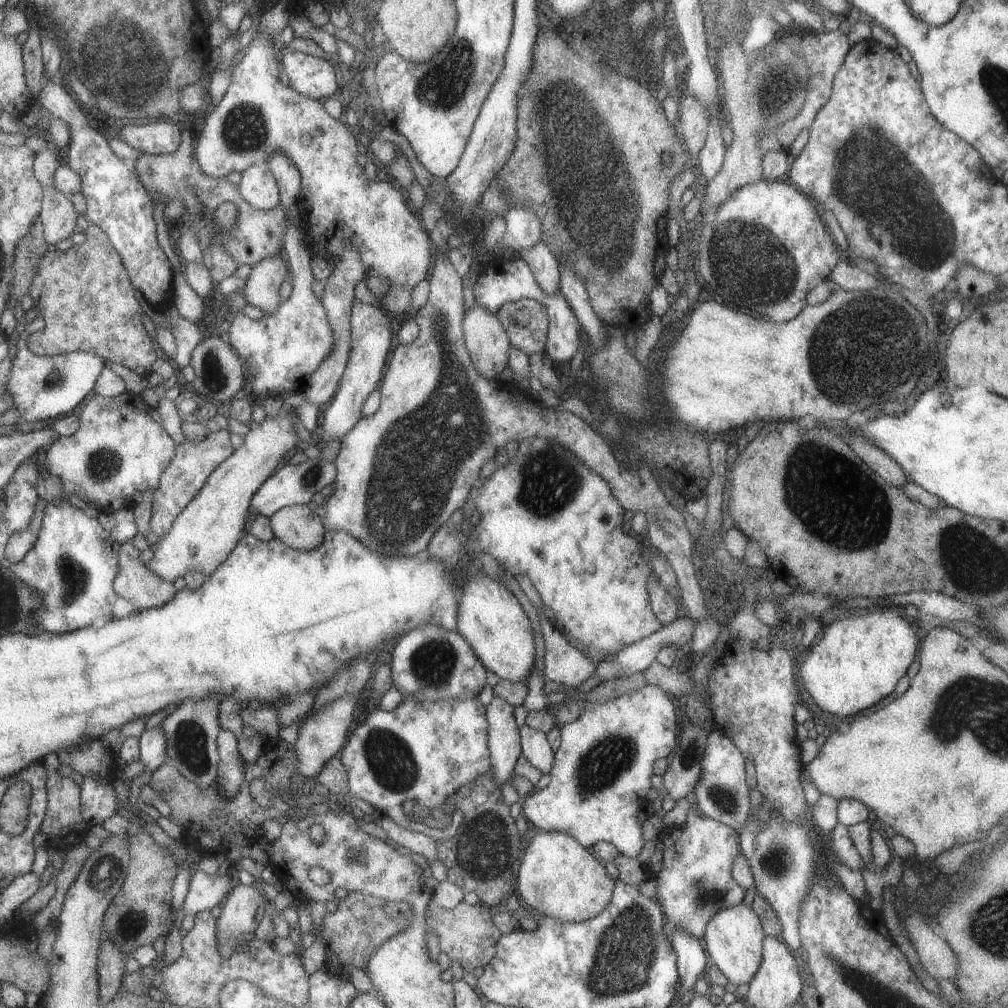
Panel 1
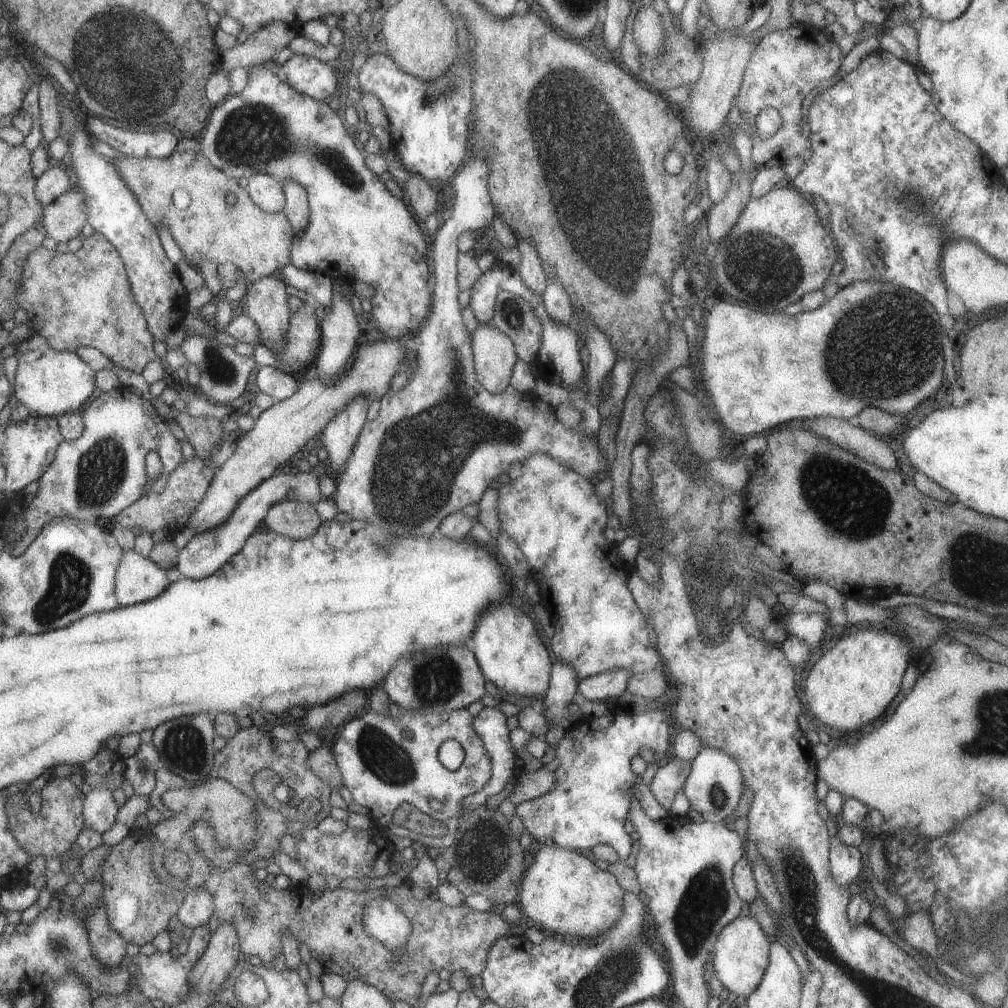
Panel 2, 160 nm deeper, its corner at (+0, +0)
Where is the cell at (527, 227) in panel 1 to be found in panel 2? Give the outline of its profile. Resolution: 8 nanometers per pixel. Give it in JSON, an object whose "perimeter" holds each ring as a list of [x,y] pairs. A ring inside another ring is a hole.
{"perimeter":[[[517,240],[515,245],[520,253],[520,264],[516,269],[523,283],[536,294],[543,294],[545,290],[545,275],[541,269],[539,258],[537,257],[537,250],[531,242],[525,240]]]}

